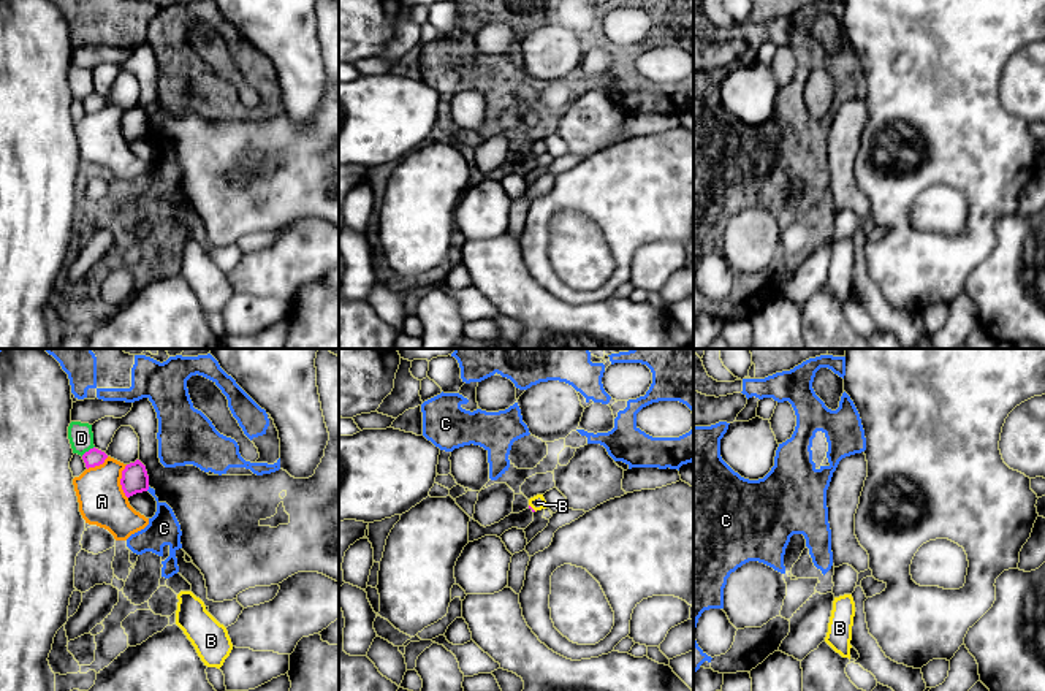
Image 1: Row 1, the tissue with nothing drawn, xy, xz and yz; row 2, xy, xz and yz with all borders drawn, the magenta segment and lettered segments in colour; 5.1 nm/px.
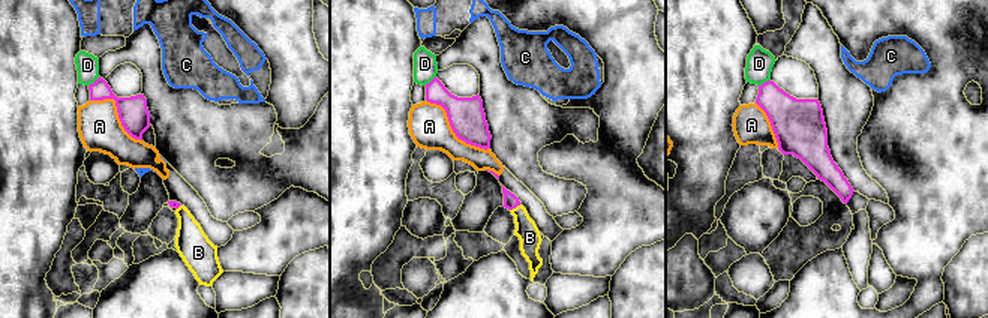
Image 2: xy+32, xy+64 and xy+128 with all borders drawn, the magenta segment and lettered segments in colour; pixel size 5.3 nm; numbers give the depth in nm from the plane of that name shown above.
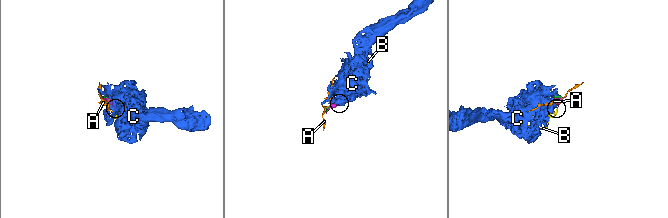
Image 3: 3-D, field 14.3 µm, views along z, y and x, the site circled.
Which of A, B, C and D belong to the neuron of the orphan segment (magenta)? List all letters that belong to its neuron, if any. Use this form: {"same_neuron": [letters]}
{"same_neuron": ["B"]}

